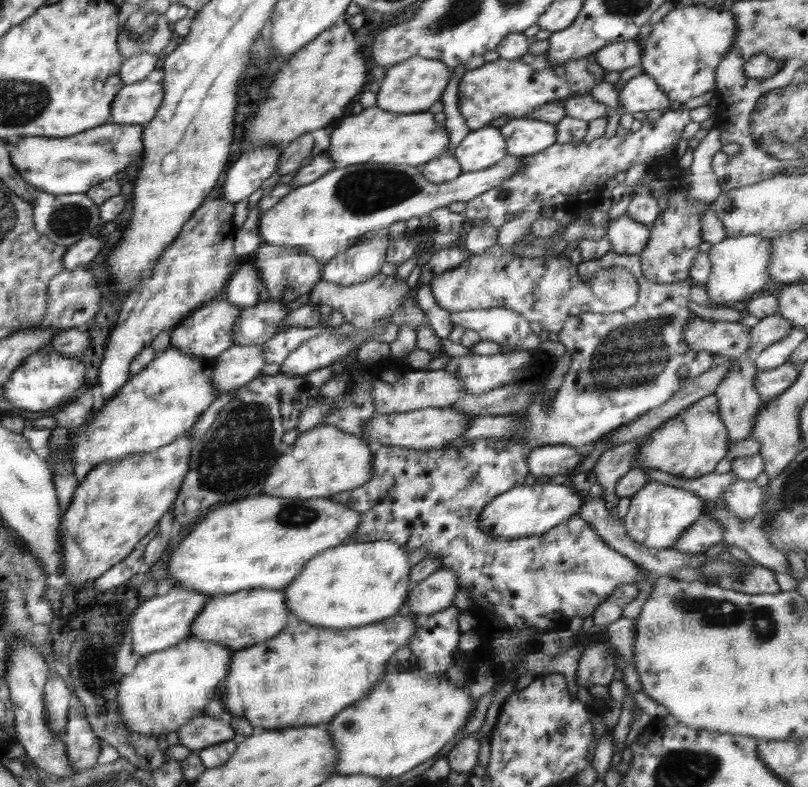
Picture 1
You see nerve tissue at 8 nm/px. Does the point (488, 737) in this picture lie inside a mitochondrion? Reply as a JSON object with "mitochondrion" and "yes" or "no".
{"mitochondrion":"no"}

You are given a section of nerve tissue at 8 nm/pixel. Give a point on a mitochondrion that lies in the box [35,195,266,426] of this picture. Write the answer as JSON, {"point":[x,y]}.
{"point":[67,220]}

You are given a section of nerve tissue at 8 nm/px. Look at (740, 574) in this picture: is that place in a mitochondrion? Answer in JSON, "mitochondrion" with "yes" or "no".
{"mitochondrion":"yes"}

